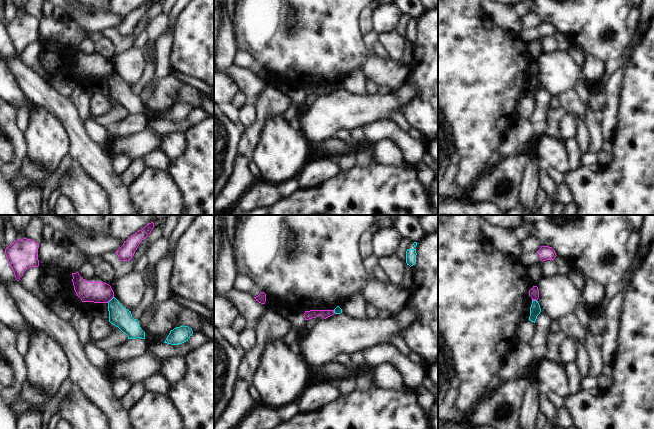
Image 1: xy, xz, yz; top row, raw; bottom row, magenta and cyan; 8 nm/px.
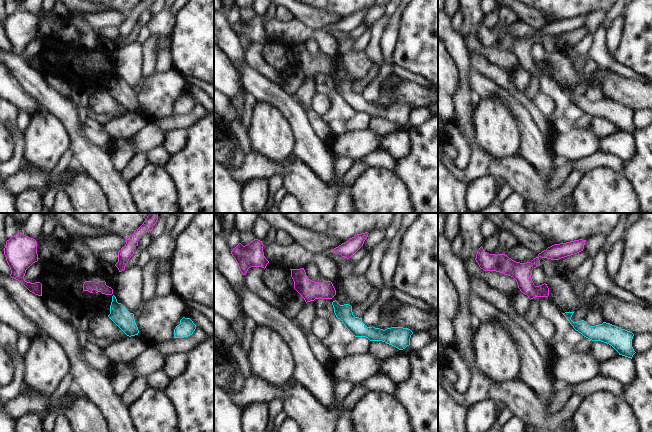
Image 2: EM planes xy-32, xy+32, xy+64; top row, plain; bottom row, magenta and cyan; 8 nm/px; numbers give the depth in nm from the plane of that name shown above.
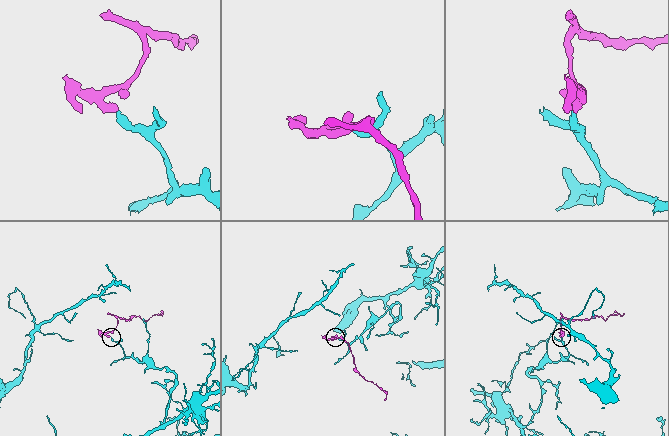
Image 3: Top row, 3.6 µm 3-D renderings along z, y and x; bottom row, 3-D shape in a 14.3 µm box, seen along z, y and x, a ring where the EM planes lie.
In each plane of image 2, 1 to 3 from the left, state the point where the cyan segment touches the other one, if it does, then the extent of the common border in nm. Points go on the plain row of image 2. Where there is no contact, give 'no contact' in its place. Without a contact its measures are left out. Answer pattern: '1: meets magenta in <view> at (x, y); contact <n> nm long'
1: no contact
2: no contact
3: no contact

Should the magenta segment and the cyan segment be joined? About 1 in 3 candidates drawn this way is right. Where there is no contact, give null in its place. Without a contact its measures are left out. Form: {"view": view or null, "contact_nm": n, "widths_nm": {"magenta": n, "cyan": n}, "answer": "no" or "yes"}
{"view": "xy", "contact_nm": 80, "widths_nm": {"magenta": 170, "cyan": 160}, "answer": "no"}

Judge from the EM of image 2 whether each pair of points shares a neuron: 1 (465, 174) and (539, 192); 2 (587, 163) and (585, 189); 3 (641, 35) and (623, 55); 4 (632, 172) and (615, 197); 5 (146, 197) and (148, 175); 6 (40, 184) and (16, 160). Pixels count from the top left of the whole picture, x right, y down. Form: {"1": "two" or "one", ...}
{"1": "one", "2": "two", "3": "one", "4": "two", "5": "one", "6": "two"}

